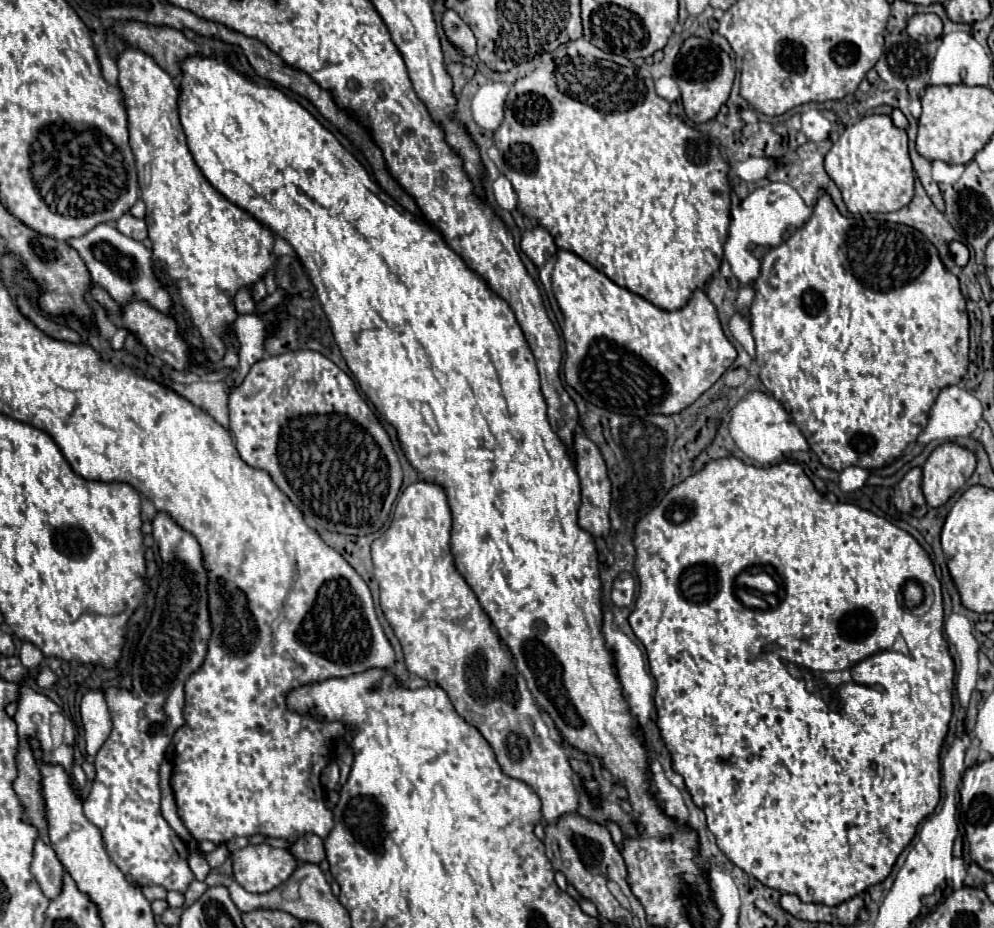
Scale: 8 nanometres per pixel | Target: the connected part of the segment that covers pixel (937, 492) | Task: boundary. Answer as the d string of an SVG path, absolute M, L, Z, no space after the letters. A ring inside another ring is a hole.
M939 445L923 465L923 495L929 507L945 505L971 477L977 459L971 451L955 445Z

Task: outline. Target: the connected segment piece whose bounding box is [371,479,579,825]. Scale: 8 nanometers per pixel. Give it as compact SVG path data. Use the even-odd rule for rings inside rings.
M423 479L405 487L397 499L389 529L371 545L375 577L381 587L381 609L387 621L391 623L397 639L401 641L407 669L417 677L435 681L441 689L445 689L455 711L467 723L477 727L481 735L489 741L503 773L533 787L533 791L539 795L543 803L543 821L555 825L559 817L575 813L579 805L579 795L573 785L569 757L559 743L549 739L545 731L537 733L535 723L539 723L541 719L539 707L535 705L523 675L517 671L511 653L501 643L499 633L491 625L491 619L479 605L473 589L457 571L449 539L451 539L451 509L447 503L445 489L437 483Z

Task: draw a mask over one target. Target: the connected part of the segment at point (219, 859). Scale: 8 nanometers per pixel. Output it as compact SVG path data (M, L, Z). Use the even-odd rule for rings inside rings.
M219 845L213 853L203 853L201 849L199 849L199 853L205 857L205 861L209 863L209 867L211 867L211 869L217 869L219 865L223 865L223 863L225 863L225 859L227 859L227 855L229 855L229 851L227 851L227 847L225 847L225 845Z

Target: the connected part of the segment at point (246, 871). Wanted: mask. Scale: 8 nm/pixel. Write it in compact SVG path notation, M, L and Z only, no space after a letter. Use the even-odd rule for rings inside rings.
M247 845L231 855L235 881L251 893L267 893L285 883L297 867L293 855L271 845Z

